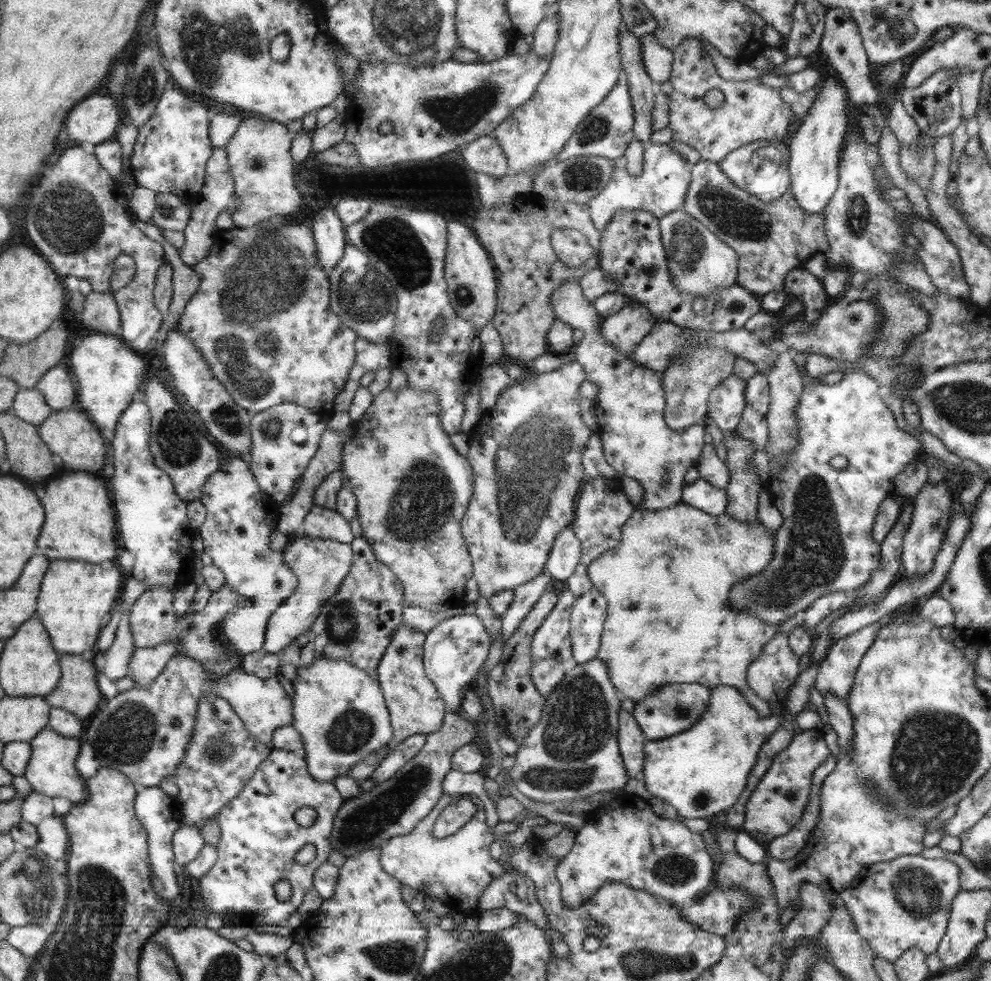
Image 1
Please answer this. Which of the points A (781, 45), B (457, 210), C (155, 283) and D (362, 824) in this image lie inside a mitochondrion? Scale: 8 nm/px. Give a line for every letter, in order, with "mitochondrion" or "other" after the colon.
A: other
B: other
C: other
D: mitochondrion

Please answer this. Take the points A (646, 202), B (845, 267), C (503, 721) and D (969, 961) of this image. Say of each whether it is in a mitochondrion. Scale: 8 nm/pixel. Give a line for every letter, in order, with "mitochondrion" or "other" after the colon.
A: other
B: other
C: other
D: other

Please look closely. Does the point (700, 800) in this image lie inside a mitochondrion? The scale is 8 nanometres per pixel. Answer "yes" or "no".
yes

